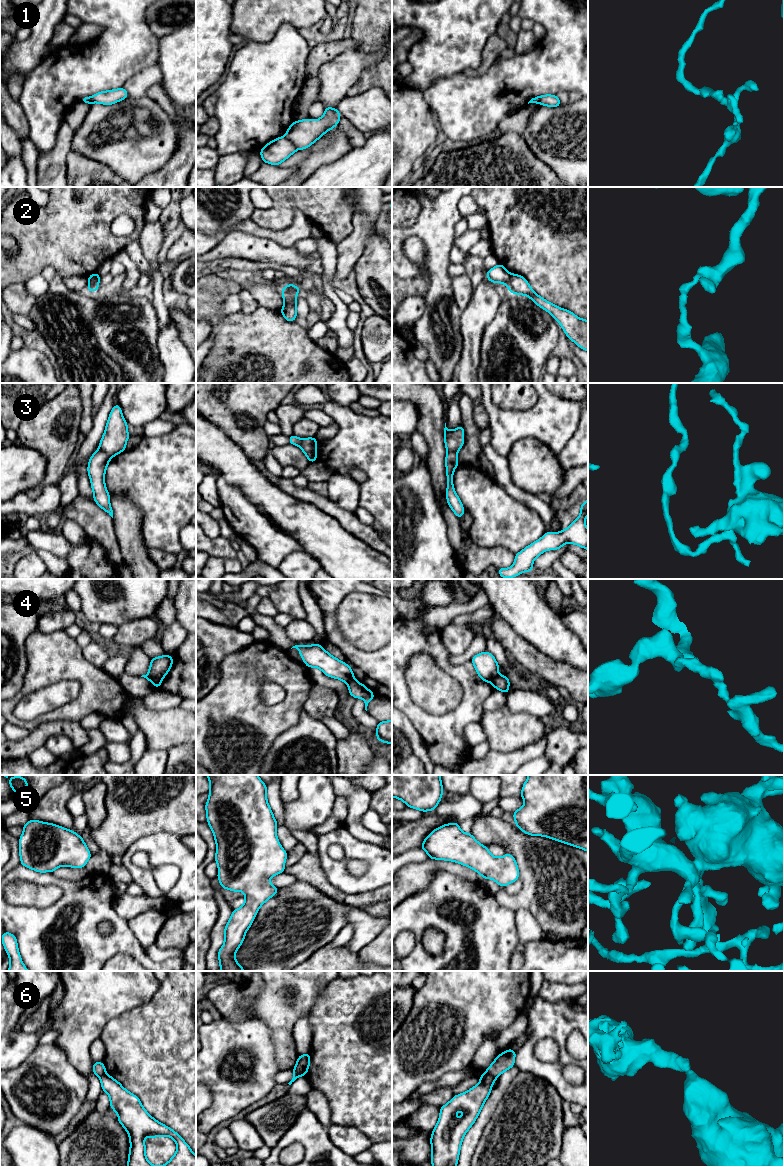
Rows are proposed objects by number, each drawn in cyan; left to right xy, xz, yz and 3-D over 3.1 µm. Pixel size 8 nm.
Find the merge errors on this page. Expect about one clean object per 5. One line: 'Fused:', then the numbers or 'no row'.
Fused: 1, 2, 3, 4, 6

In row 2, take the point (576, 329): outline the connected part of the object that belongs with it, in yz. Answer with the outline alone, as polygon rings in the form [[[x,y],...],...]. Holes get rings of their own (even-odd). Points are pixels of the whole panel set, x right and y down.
[[[511,274],[507,288],[510,293],[529,297],[536,305],[551,314],[561,325],[566,336],[578,347],[588,352],[587,320],[579,318],[571,311],[558,307],[539,296],[521,275]]]

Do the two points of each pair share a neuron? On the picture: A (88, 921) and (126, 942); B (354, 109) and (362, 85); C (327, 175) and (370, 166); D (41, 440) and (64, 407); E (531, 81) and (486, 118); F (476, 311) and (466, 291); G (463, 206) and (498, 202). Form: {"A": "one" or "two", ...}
{"A": "one", "B": "two", "C": "one", "D": "one", "E": "one", "F": "two", "G": "two"}

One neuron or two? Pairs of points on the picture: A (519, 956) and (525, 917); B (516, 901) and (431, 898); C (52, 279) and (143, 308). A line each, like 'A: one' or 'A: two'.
A: one
B: two
C: one

